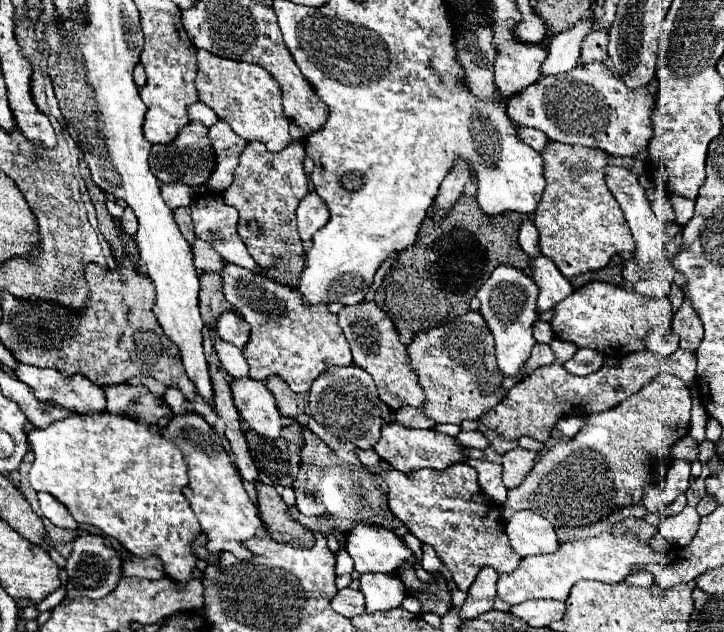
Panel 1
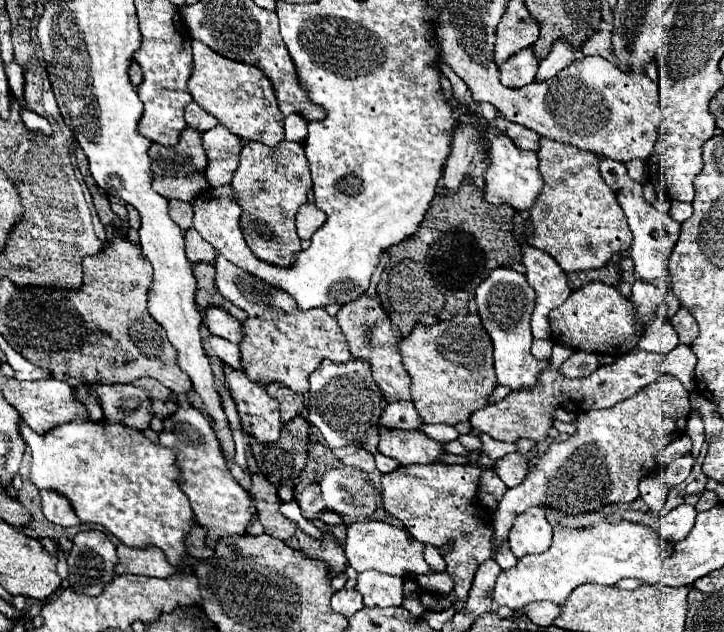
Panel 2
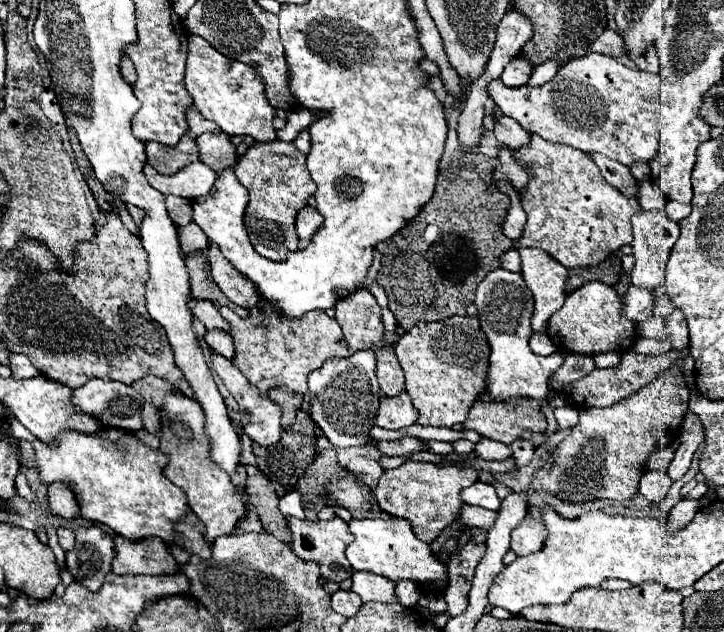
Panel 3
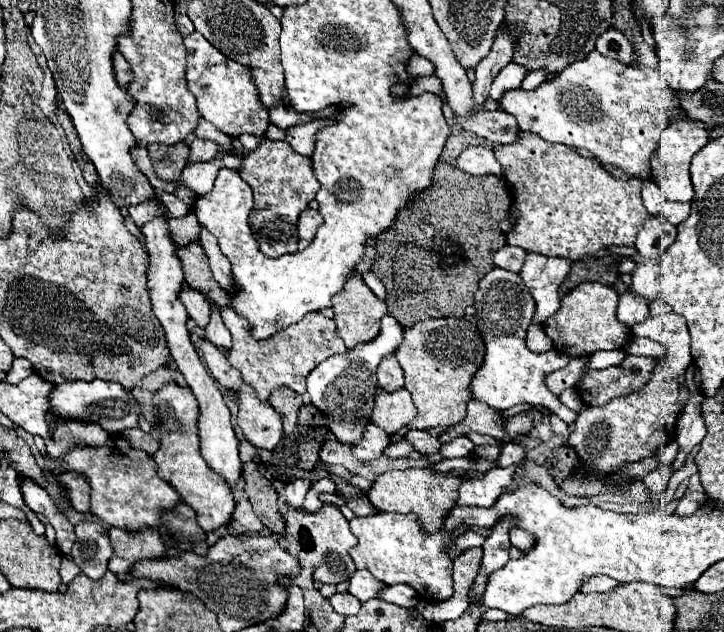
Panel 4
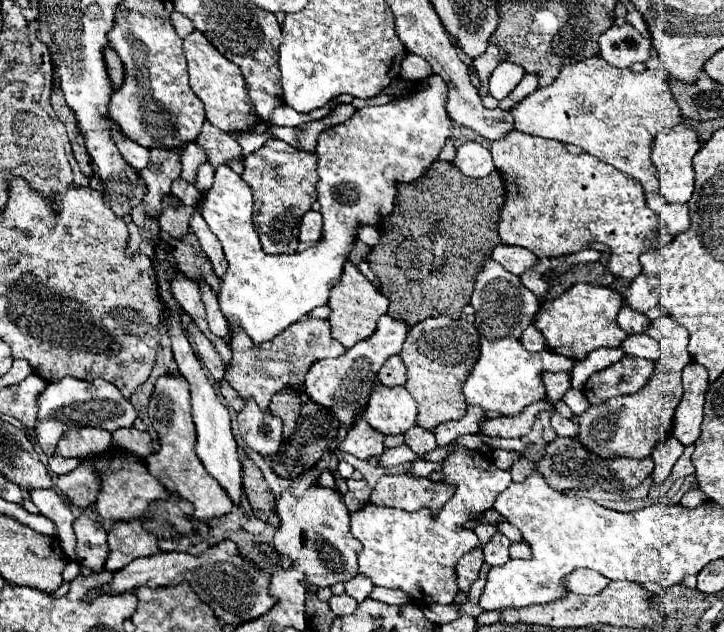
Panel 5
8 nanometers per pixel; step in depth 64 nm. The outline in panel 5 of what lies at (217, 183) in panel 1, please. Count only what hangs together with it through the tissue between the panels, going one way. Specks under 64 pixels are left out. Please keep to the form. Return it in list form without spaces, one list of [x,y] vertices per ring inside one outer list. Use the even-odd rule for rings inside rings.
[[[186,144],[184,150],[182,150],[182,156],[180,156],[180,162],[182,162],[180,178],[194,184],[198,166],[202,166],[206,162],[206,154],[196,144]]]

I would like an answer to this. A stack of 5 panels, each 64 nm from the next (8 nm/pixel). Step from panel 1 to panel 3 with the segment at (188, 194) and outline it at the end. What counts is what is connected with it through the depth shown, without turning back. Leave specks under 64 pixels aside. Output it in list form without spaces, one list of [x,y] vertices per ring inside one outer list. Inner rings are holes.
[[[148,162],[144,164],[144,174],[152,188],[156,188],[162,194],[174,194],[188,200],[206,196],[216,180],[216,172],[208,168],[204,162],[192,162],[190,166],[182,168],[174,176],[160,176]]]

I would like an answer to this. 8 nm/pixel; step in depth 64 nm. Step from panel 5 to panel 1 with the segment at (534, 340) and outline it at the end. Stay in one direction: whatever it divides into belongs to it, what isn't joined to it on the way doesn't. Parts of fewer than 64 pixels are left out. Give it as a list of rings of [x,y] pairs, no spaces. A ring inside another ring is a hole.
[[[536,342],[534,348],[532,348],[532,354],[530,354],[528,362],[526,362],[526,370],[530,374],[532,370],[536,370],[540,366],[546,366],[546,364],[552,364],[552,362],[554,362],[554,352],[550,350],[550,346]]]

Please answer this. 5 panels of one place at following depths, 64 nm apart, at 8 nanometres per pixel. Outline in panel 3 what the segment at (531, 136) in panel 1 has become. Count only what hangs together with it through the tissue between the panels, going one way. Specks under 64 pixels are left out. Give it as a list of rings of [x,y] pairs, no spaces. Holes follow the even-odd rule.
[[[494,116],[494,120],[496,122],[492,128],[492,134],[498,140],[498,144],[506,144],[512,150],[516,150],[530,142],[530,134],[516,120],[512,120],[508,116]]]

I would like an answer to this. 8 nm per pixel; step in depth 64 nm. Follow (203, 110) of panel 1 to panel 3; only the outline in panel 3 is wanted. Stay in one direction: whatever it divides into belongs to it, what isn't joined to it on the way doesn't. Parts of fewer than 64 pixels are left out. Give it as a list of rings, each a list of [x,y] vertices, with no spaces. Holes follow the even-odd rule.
[[[194,106],[188,110],[188,128],[194,136],[200,136],[204,132],[218,132],[218,126],[216,122],[212,120],[206,120]]]

